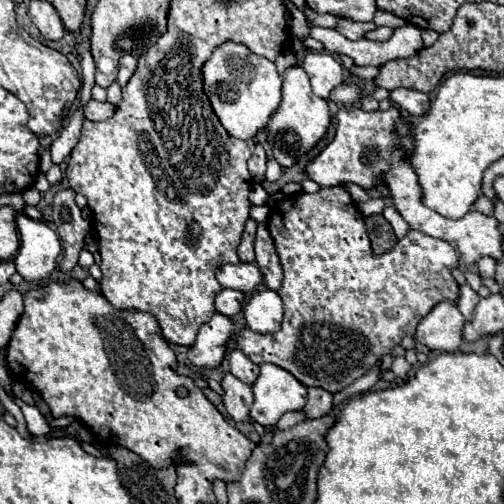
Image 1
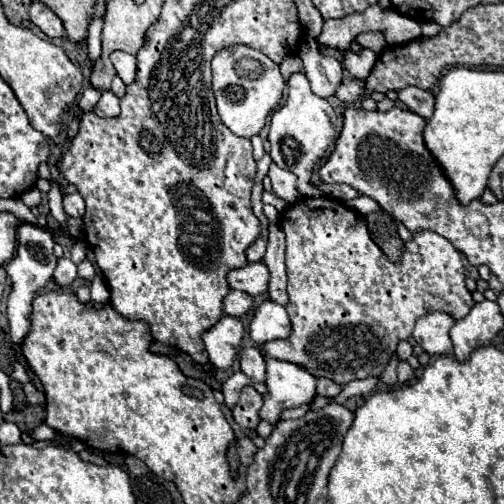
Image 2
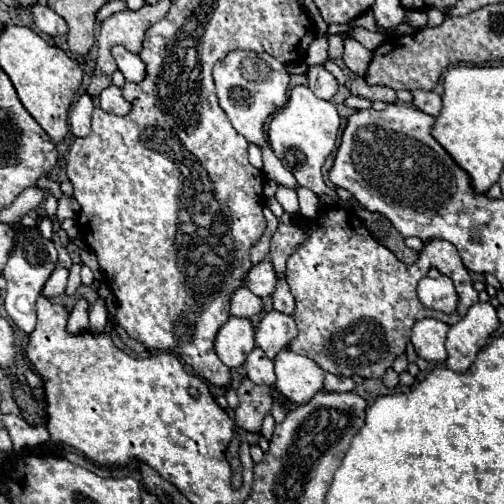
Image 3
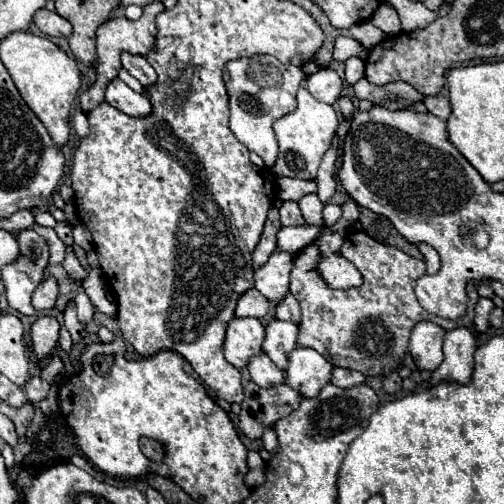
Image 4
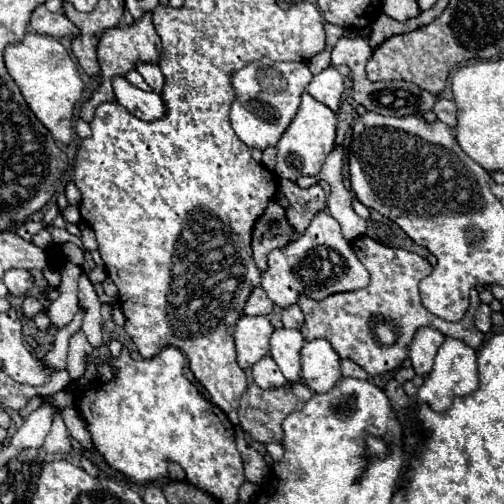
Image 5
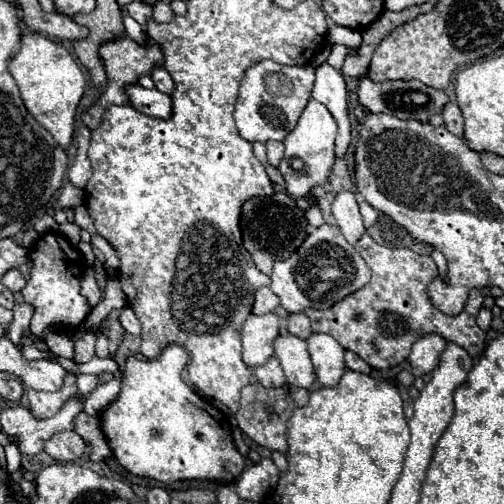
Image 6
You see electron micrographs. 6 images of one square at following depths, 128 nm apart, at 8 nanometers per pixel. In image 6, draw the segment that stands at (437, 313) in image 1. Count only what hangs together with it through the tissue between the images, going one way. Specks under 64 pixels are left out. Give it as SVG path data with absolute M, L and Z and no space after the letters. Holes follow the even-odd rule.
M426 334L420 336L410 352L410 366L412 366L412 374L414 376L424 376L428 372L432 372L438 364L440 352L446 348L446 340L438 334Z

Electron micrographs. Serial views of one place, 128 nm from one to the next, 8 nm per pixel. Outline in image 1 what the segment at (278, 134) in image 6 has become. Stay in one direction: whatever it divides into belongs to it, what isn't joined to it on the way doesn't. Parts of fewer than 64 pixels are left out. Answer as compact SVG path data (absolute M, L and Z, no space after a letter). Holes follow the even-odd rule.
M224 42L214 48L210 60L202 66L204 94L208 96L214 114L234 138L254 138L262 130L270 116L280 106L280 86L282 80L276 72L274 62L252 54L246 46L236 42Z

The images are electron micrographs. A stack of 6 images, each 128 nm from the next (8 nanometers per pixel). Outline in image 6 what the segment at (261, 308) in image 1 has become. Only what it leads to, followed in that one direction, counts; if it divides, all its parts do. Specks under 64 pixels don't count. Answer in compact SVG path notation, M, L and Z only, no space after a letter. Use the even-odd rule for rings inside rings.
M280 334L274 340L274 354L282 364L282 370L288 378L288 384L300 388L312 388L316 382L310 354L306 350L306 340L294 334Z

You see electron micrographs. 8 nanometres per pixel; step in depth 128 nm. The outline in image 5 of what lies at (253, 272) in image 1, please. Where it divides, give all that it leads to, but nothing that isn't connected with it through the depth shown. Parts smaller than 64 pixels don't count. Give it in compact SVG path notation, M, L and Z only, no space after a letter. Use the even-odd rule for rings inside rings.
M320 210L298 240L268 254L268 270L262 274L262 288L274 304L286 308L288 304L294 304L302 292L314 300L322 300L336 292L360 290L368 280L368 270L342 236L340 224L328 212Z

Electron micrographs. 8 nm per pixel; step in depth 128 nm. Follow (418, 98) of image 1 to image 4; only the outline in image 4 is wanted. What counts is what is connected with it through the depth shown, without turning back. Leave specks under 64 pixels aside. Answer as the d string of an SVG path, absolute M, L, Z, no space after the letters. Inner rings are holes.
M436 94L436 96L426 96L426 98L424 98L424 104L426 104L428 112L434 114L434 116L438 116L440 120L446 120L446 118L450 116L450 104L448 104L448 100L446 100L444 96L440 96L440 94Z

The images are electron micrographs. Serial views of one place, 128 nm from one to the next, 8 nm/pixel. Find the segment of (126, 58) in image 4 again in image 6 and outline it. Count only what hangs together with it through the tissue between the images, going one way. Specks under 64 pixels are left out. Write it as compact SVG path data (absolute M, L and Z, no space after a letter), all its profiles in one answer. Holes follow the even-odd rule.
M154 68L152 74L150 74L150 78L154 80L156 90L160 90L160 92L164 92L164 94L172 94L172 90L174 90L174 82L172 82L170 74L168 74L164 68Z

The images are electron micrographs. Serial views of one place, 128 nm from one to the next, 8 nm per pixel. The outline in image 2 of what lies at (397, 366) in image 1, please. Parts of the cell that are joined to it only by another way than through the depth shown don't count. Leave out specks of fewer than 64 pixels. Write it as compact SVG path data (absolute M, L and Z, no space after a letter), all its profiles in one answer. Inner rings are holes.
M400 361L397 367L398 383L406 384L414 377L414 370L407 361ZM408 366L408 368L406 368Z

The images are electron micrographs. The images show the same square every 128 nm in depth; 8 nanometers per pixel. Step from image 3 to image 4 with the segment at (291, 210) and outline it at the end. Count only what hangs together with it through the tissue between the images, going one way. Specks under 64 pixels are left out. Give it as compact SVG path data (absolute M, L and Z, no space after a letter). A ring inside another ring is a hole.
M278 178L276 180L276 194L284 202L298 202L304 194L316 192L316 182L296 180L296 178Z

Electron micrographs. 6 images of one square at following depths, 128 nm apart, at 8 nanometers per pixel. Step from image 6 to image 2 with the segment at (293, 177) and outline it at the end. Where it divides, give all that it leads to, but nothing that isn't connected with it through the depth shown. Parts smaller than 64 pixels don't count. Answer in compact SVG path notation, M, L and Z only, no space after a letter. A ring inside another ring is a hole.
M302 72L288 78L288 98L282 108L272 114L270 120L270 156L276 166L298 176L298 192L302 196L322 196L316 186L310 184L310 170L328 150L328 146L338 138L338 118L328 100L312 94L310 84ZM358 196L356 200L350 200L350 202L346 202L352 210L356 210L358 214L370 214L370 212L382 212L382 208L380 208L380 204L374 200L374 198L370 198L370 196Z

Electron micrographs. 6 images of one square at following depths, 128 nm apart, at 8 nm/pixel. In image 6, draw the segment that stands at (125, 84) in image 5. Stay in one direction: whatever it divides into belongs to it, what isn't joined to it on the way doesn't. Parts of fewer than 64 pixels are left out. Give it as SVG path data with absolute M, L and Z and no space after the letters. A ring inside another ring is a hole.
M130 84L124 90L130 100L130 106L136 108L138 112L152 118L162 118L162 120L168 120L172 116L172 100L168 94L162 94L156 88L148 90L138 84Z

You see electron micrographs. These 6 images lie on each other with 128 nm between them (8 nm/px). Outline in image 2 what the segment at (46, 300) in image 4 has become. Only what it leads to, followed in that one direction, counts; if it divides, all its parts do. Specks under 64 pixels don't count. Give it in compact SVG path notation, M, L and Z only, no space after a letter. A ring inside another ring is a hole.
M68 258L58 260L58 266L54 270L54 280L60 286L68 286L74 278L76 278L76 264L72 260L68 260Z

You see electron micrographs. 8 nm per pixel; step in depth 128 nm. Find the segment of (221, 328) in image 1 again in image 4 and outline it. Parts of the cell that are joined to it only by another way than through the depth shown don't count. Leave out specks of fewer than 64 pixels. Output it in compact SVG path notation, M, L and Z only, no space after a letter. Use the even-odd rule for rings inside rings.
M234 318L226 328L224 358L236 368L244 368L252 356L262 352L262 340L264 326L258 318Z

